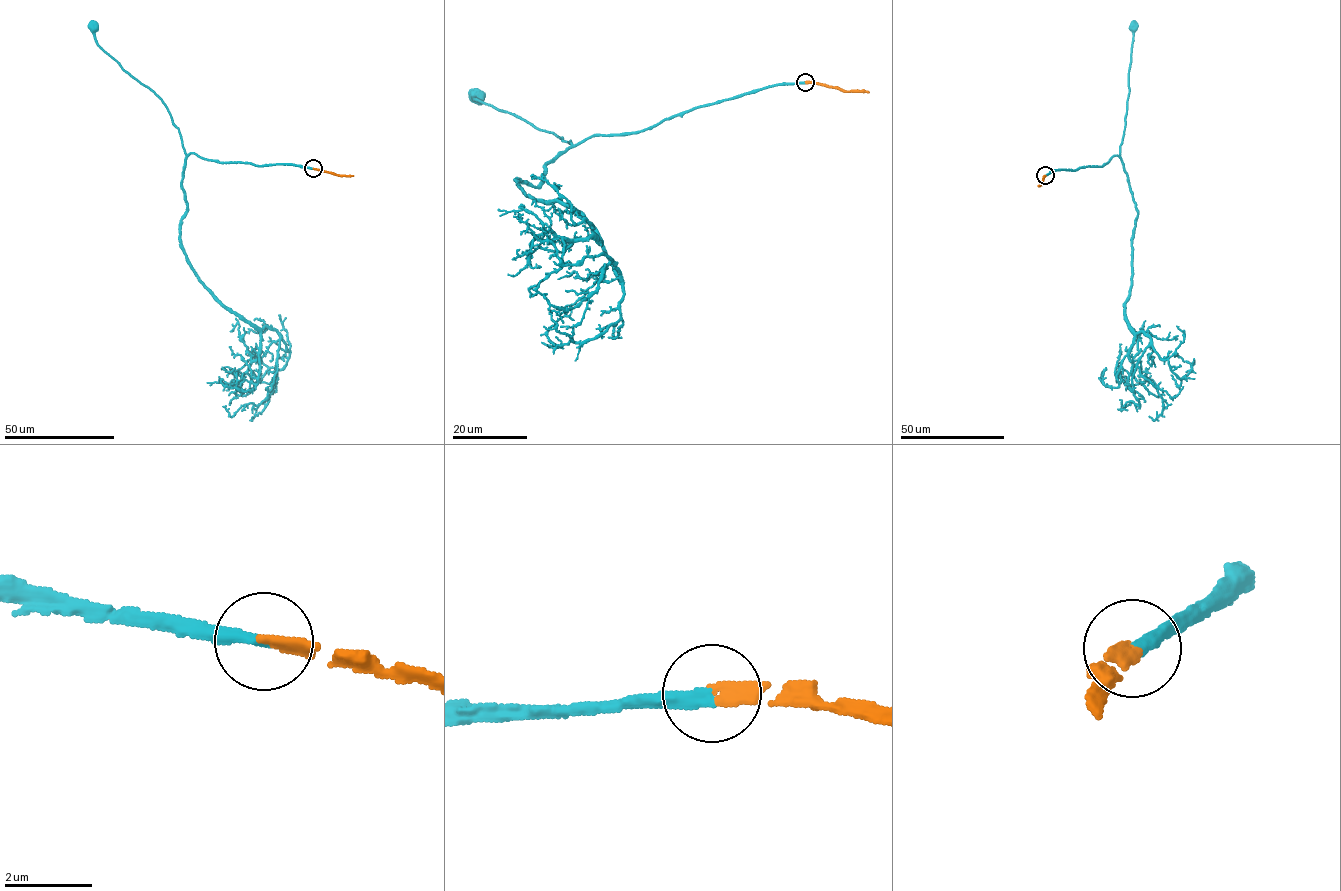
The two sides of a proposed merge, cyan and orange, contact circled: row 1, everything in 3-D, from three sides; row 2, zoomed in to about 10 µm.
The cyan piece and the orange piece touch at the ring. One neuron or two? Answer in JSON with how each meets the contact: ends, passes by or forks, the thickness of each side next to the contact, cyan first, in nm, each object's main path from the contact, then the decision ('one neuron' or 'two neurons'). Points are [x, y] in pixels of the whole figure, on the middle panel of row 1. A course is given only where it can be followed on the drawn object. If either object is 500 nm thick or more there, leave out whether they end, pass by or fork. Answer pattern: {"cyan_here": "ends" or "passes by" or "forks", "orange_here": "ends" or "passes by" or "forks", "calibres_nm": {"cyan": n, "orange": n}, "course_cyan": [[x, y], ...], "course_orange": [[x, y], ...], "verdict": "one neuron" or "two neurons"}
{"cyan_here": "ends", "orange_here": "ends", "calibres_nm": {"cyan": 320, "orange": 280}, "course_cyan": [[806, 82], [774, 84], [698, 106], [636, 132], [598, 135], [573, 145], [477, 100], [477, 94]], "course_orange": [[806, 82], [869, 92]], "verdict": "one neuron"}

